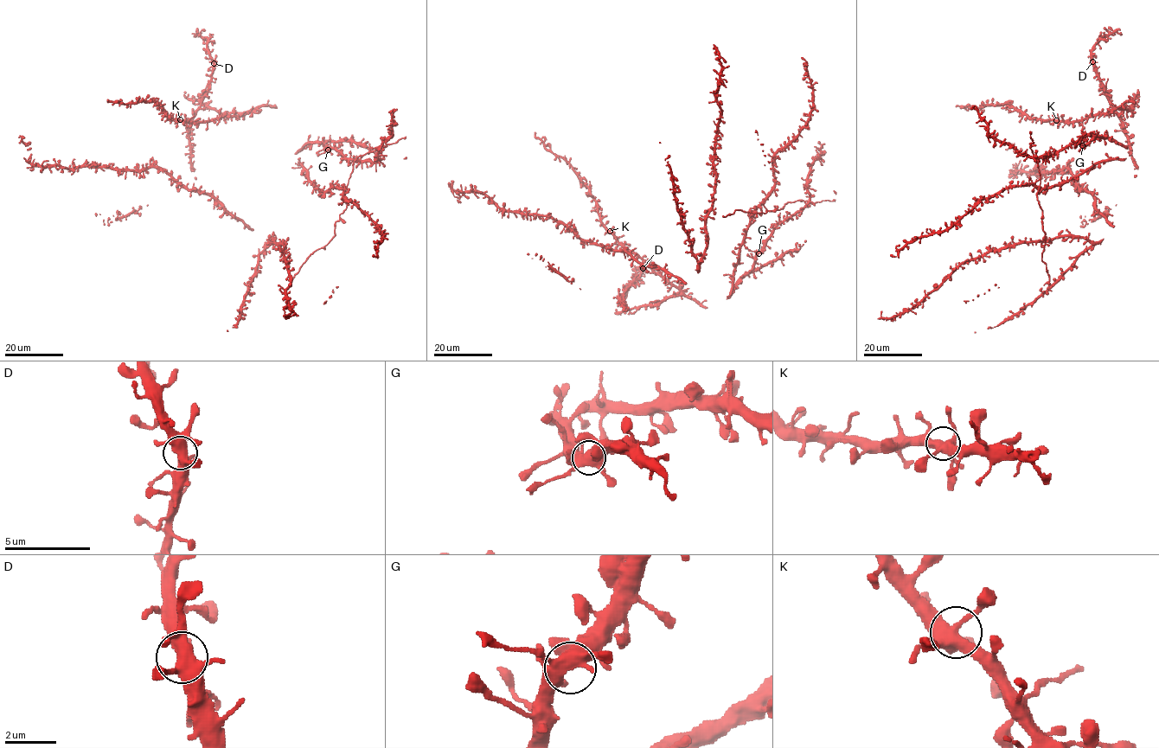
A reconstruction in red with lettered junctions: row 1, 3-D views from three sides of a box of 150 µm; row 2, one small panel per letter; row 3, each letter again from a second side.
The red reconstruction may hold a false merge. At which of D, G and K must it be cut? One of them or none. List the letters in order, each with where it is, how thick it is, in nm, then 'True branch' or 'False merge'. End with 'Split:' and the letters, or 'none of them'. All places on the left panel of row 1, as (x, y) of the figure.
D: Place: (214, 63). Thickness 500 nm. True branch
G: Place: (328, 150). Thickness 500 nm. True branch
K: Place: (180, 119). Thickness 480 nm. True branch
Split: none of them

